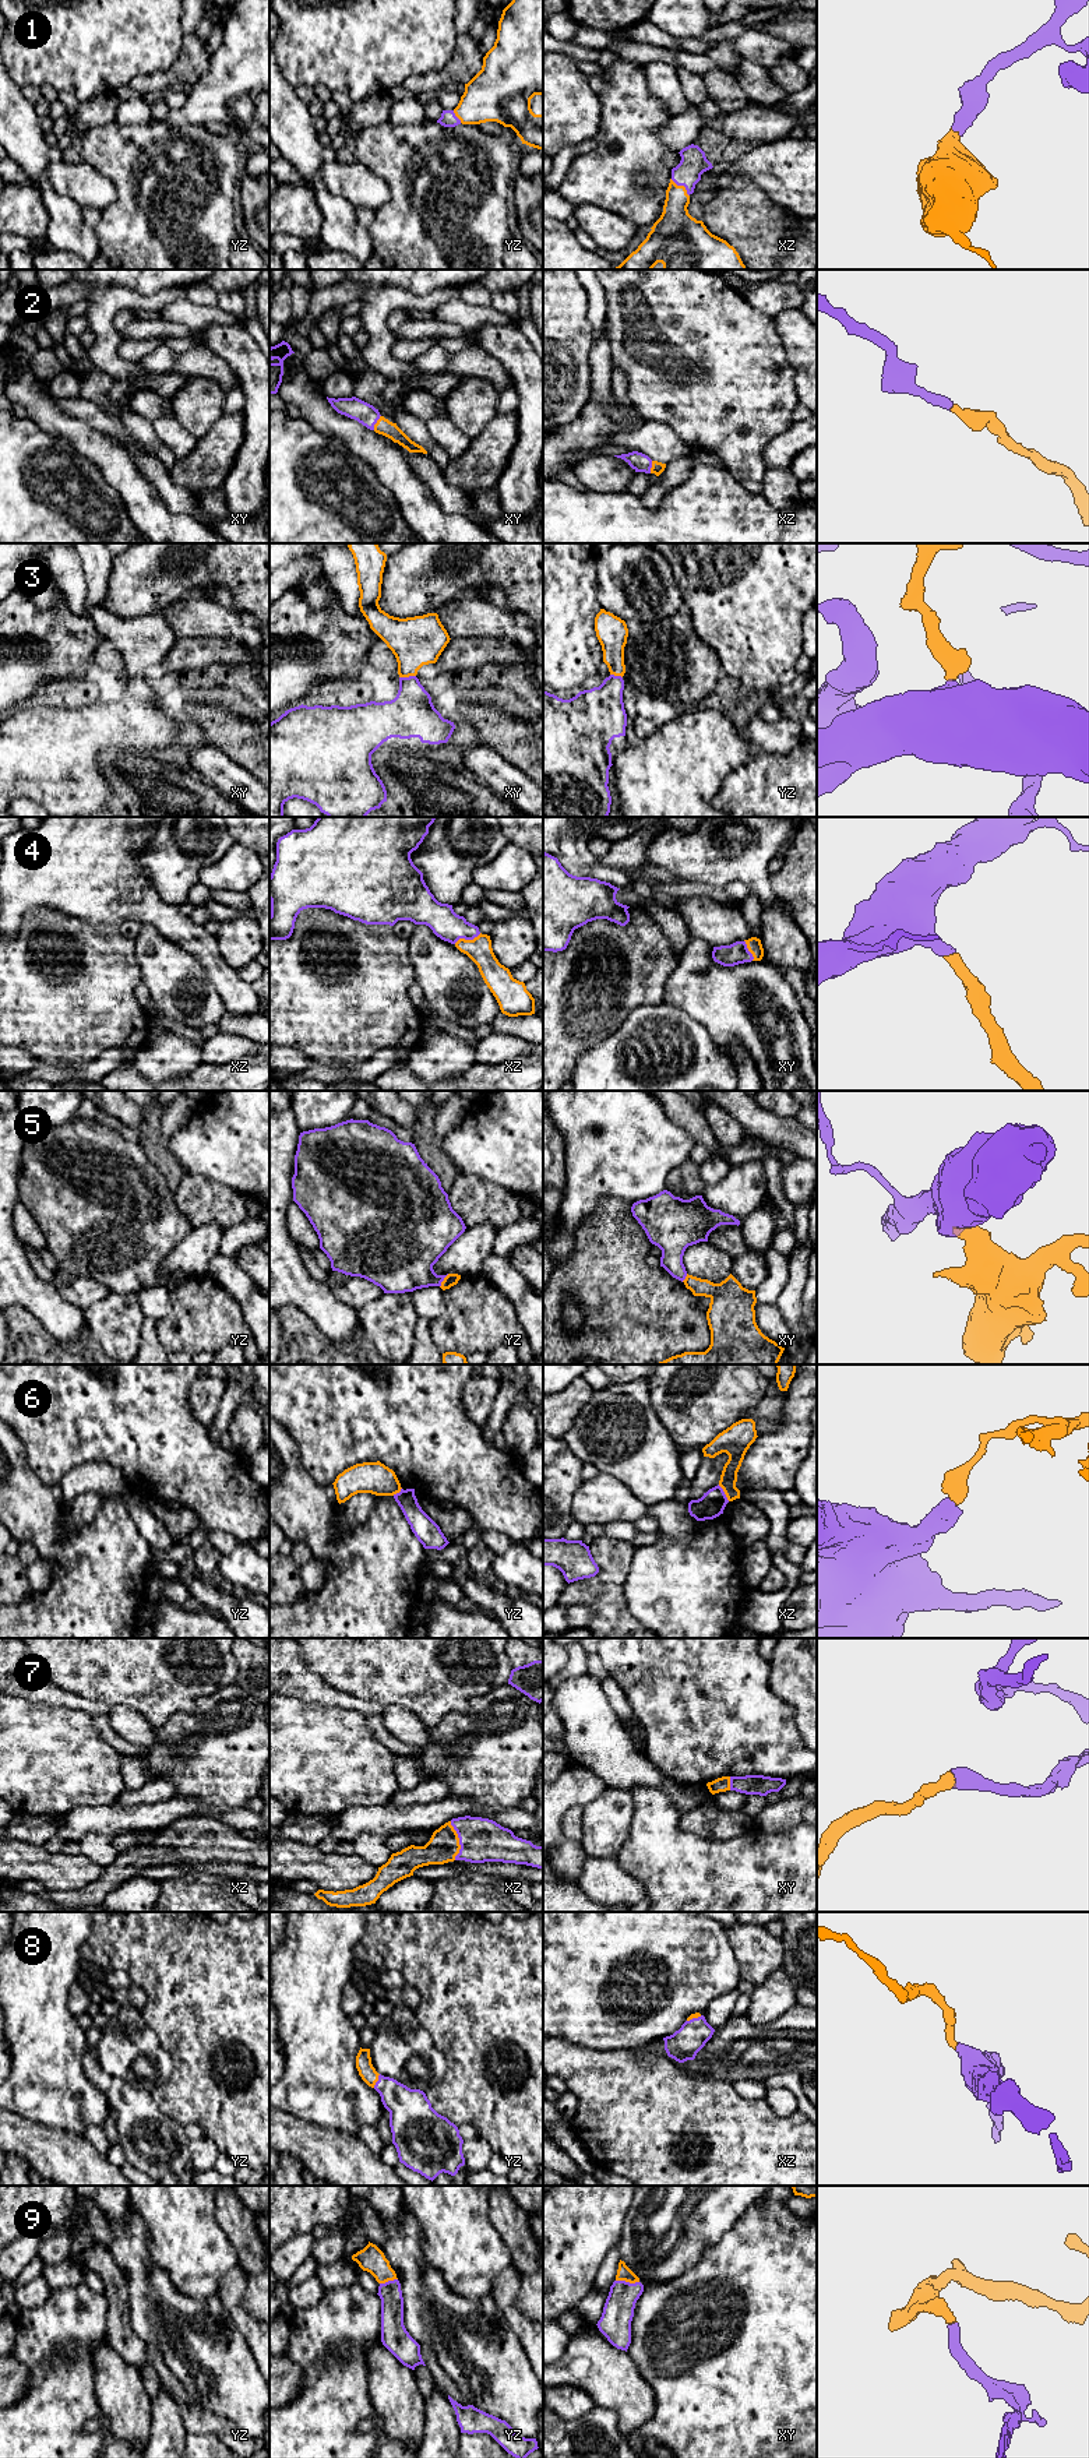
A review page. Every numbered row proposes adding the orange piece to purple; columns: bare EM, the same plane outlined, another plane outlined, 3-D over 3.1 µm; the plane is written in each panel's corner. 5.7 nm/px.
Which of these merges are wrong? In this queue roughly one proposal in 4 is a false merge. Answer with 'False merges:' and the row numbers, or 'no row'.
False merges: 5, 6

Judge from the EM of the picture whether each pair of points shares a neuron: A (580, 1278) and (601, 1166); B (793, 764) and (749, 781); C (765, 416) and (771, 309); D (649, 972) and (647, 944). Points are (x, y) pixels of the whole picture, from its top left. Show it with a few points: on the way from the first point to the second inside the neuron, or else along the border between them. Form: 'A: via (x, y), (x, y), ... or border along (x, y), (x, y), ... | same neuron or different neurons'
A: border along (623, 1198), (605, 1197), (582, 1221), (574, 1236) | different neurons
B: via (782, 768), (764, 768), (760, 773) | same neuron
C: border along (744, 296), (754, 307), (771, 317) | different neurons
D: via (647, 965), (647, 951) | same neuron

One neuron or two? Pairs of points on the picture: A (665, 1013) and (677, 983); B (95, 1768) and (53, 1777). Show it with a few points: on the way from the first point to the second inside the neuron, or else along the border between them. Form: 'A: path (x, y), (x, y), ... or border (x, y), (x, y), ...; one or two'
A: border (663, 1002), (677, 1006), (697, 1021); two
B: path (85, 1768), (63, 1768); one

